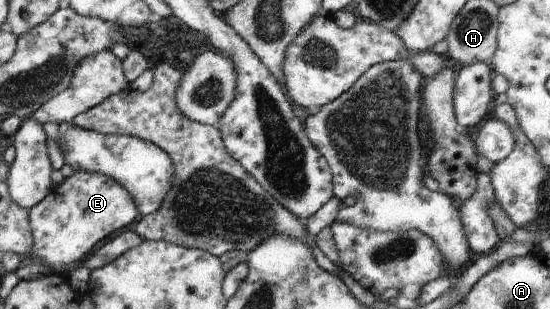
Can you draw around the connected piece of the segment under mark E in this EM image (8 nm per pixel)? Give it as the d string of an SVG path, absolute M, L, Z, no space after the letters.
M75 172L65 178L62 184L54 186L53 191L41 203L29 210L28 218L34 239L30 255L35 254L35 261L48 266L52 273L65 274L69 268L79 265L101 239L105 239L117 229L129 227L133 221L138 221L139 215L140 211L129 192L112 177L99 172Z

